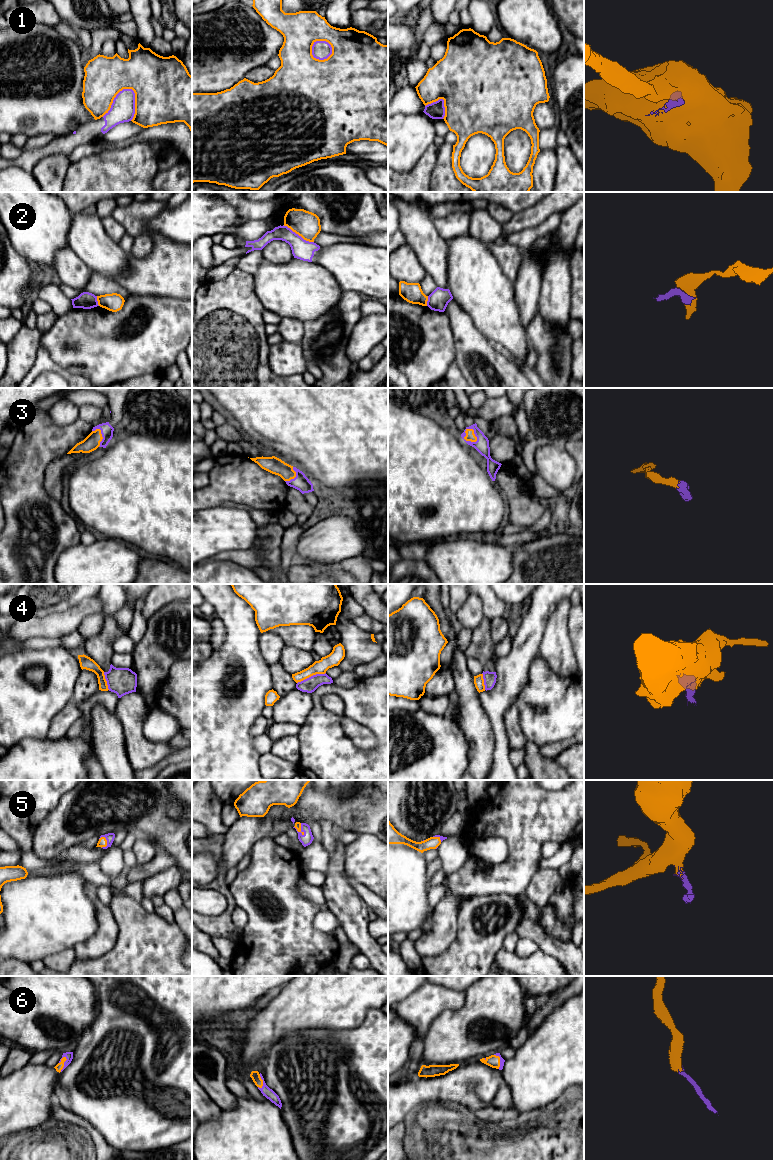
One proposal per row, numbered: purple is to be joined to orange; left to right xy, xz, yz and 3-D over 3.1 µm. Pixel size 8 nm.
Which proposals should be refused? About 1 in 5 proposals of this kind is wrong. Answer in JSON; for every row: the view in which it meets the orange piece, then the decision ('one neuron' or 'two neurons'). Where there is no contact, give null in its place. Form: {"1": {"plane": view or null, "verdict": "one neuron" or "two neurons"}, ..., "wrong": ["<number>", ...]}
{"1": {"plane": "xy", "verdict": "two neurons"}, "2": {"plane": "xz", "verdict": "two neurons"}, "3": {"plane": "yz", "verdict": "one neuron"}, "4": {"plane": "xz", "verdict": "two neurons"}, "5": {"plane": "xy", "verdict": "one neuron"}, "6": {"plane": "xy", "verdict": "one neuron"}, "wrong": ["1", "2", "4"]}

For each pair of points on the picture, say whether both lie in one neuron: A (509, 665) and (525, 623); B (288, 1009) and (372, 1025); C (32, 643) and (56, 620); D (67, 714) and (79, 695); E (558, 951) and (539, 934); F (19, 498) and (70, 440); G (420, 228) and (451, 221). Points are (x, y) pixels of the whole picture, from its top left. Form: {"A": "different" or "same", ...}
{"A": "same", "B": "different", "C": "different", "D": "different", "E": "same", "F": "same", "G": "different"}

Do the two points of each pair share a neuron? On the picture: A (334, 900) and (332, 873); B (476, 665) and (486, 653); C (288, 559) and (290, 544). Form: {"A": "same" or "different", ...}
{"A": "same", "B": "different", "C": "same"}

